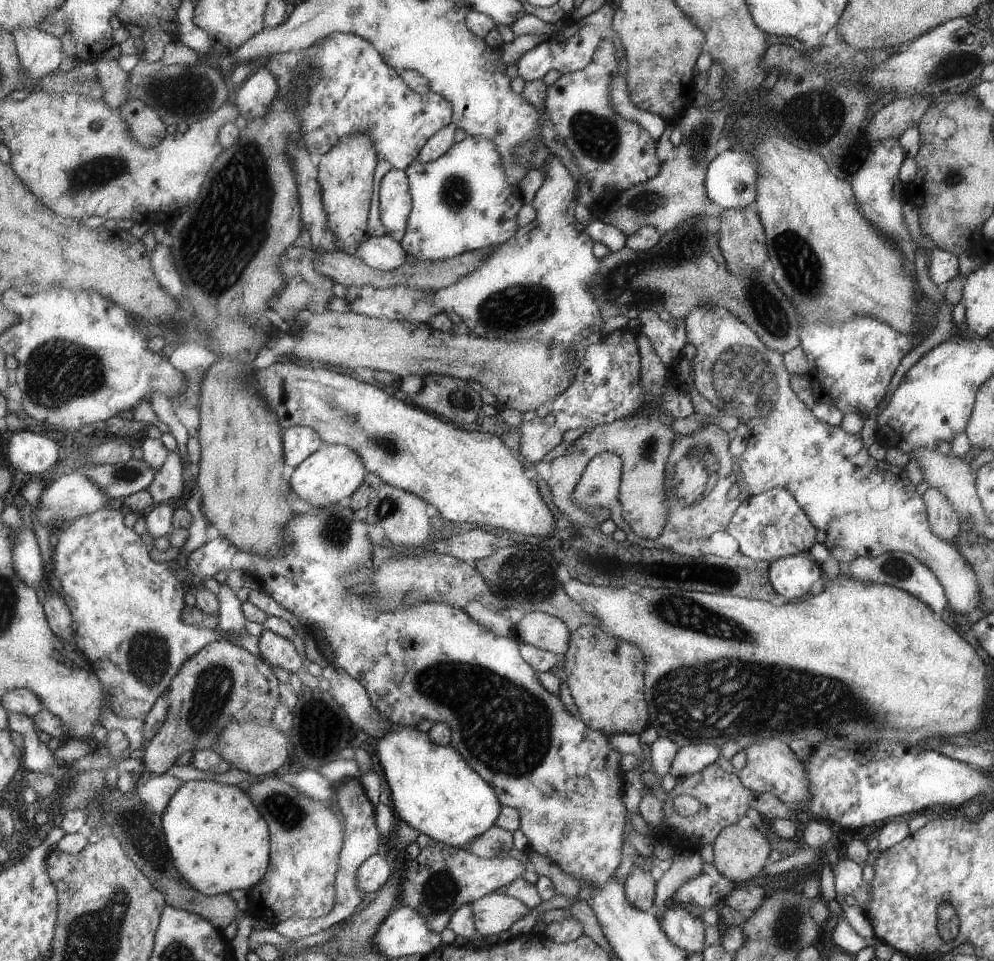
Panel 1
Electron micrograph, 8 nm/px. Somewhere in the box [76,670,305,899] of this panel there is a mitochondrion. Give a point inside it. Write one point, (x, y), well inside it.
(137, 827)

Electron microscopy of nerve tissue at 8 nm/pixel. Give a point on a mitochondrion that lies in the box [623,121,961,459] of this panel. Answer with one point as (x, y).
(747, 381)

